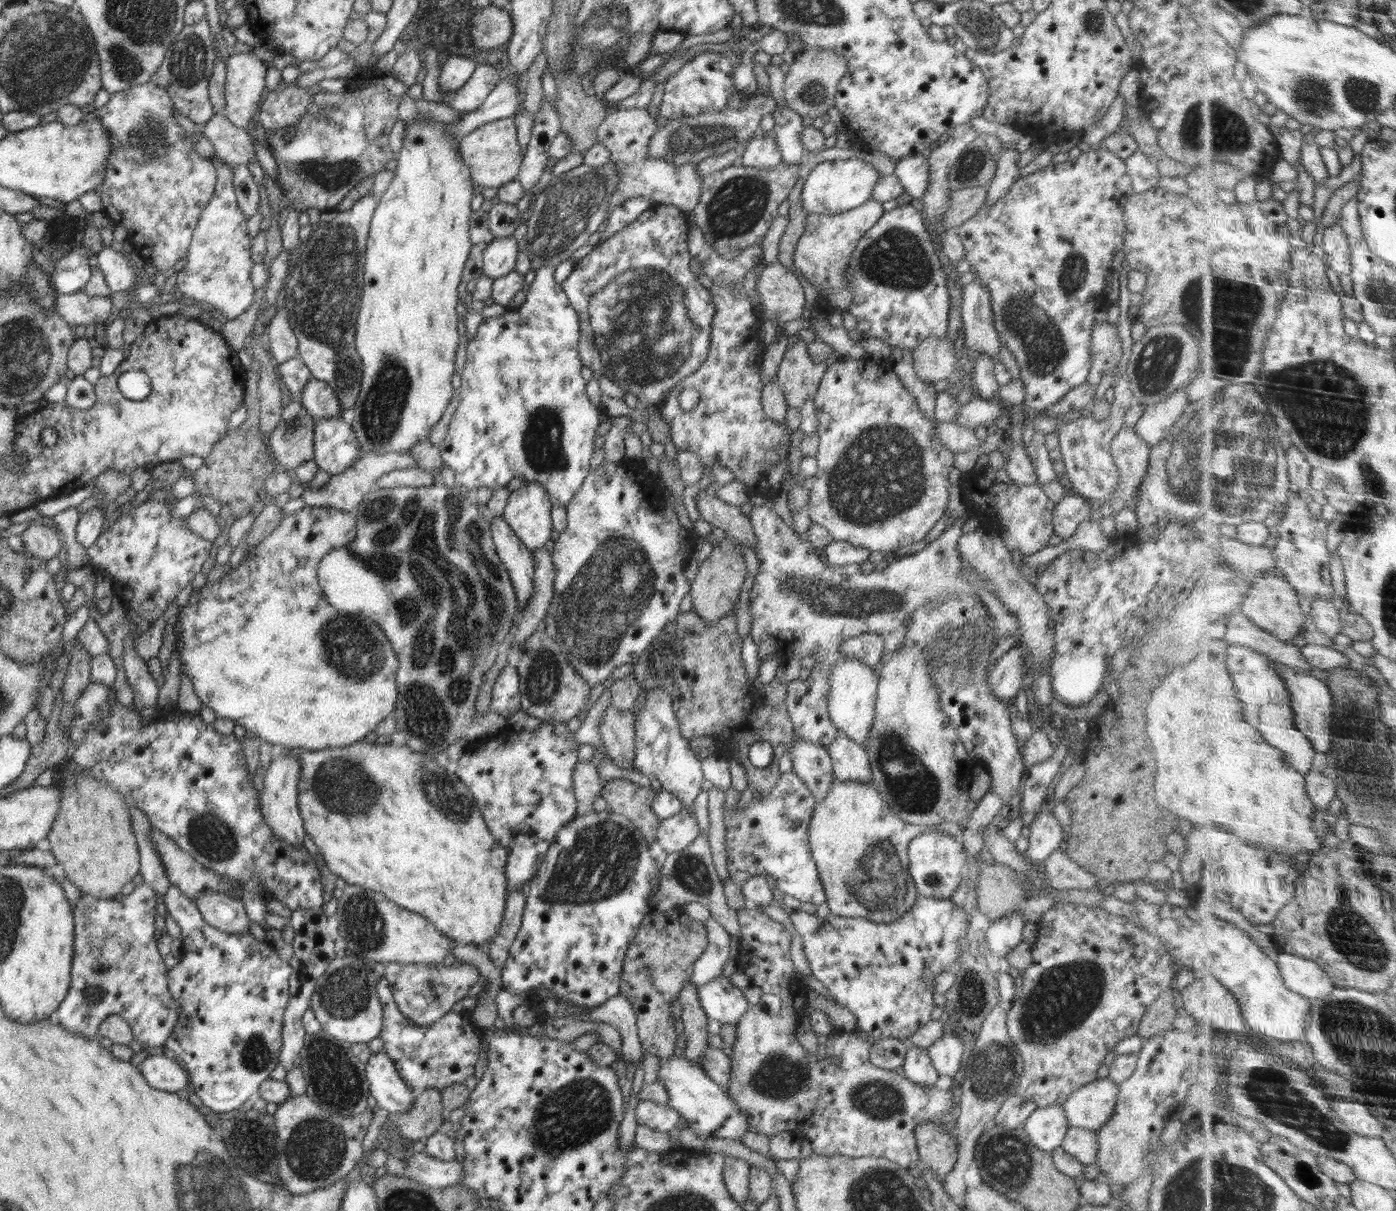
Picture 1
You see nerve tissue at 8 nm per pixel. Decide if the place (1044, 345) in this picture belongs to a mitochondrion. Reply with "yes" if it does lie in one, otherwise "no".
yes

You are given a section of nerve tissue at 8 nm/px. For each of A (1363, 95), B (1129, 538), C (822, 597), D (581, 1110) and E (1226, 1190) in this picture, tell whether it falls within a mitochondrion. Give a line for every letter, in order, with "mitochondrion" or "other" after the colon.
A: mitochondrion
B: other
C: mitochondrion
D: mitochondrion
E: mitochondrion

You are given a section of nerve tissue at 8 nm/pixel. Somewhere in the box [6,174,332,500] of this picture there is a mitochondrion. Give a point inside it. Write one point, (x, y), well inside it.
(292, 429)

